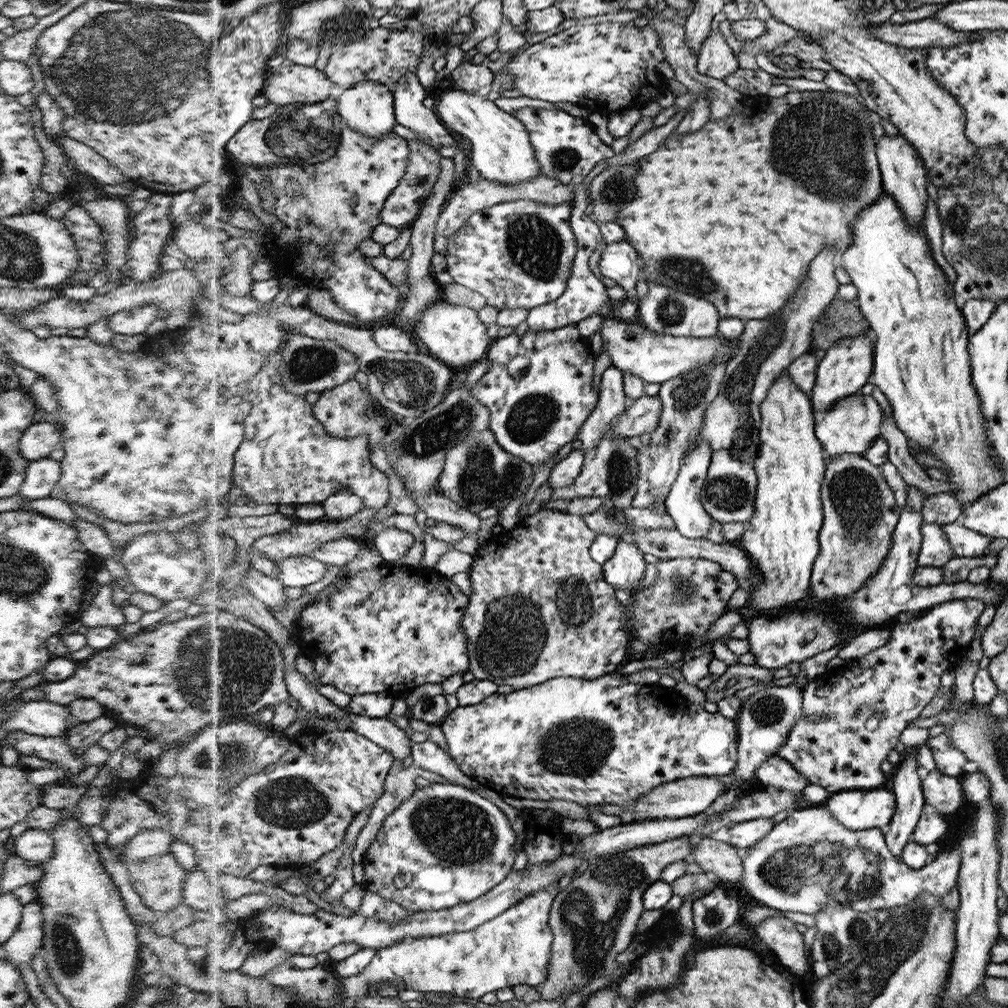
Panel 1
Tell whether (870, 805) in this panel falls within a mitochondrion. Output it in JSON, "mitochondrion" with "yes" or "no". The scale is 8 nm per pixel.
{"mitochondrion":"no"}

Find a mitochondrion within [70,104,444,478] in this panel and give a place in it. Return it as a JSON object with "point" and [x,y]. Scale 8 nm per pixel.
{"point":[280,138]}

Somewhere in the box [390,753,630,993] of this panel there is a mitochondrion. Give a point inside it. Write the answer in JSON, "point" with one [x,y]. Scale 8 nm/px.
{"point":[457,832]}

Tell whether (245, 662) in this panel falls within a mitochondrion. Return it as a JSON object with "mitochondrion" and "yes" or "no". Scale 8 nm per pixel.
{"mitochondrion":"yes"}

